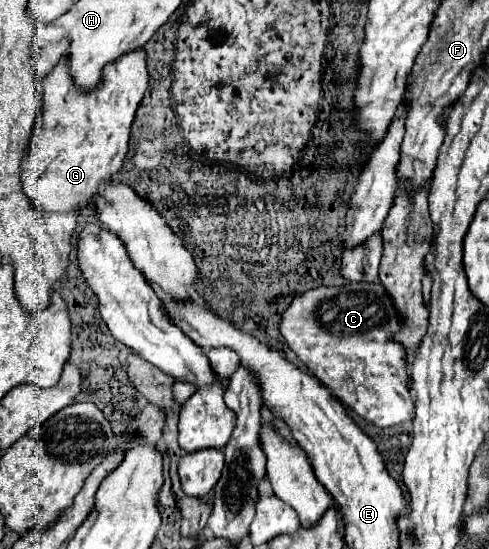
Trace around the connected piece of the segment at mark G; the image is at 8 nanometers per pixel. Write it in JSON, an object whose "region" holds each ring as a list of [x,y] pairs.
{"region":[[[134,48],[120,56],[114,62],[108,62],[102,70],[102,78],[92,88],[78,88],[70,76],[70,60],[68,54],[58,62],[42,80],[44,90],[44,104],[42,114],[38,116],[38,126],[34,128],[34,136],[30,142],[28,158],[22,166],[22,184],[26,196],[32,204],[40,210],[54,210],[54,212],[68,212],[74,206],[82,208],[90,202],[90,198],[98,192],[98,184],[102,180],[110,180],[122,166],[122,160],[128,152],[130,140],[130,126],[134,122],[134,114],[138,104],[148,90],[148,70],[146,70],[148,54],[144,48]]]}

